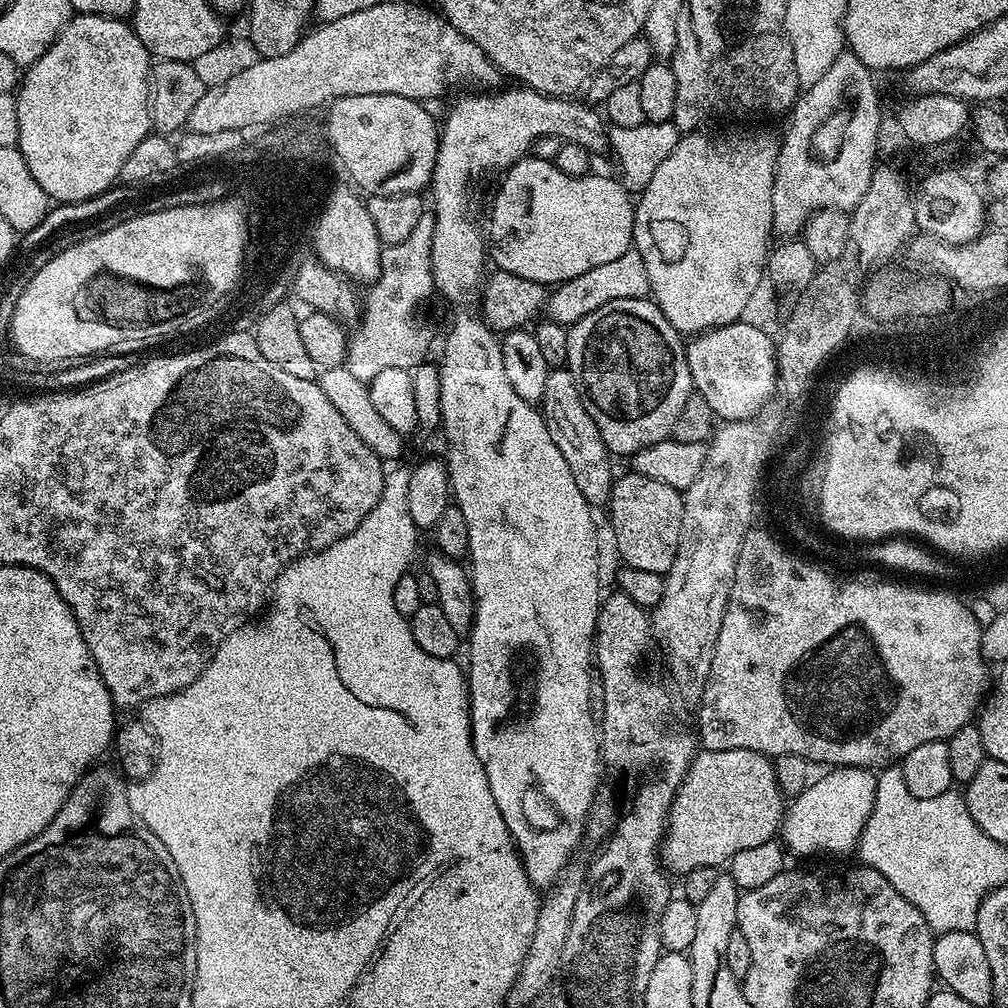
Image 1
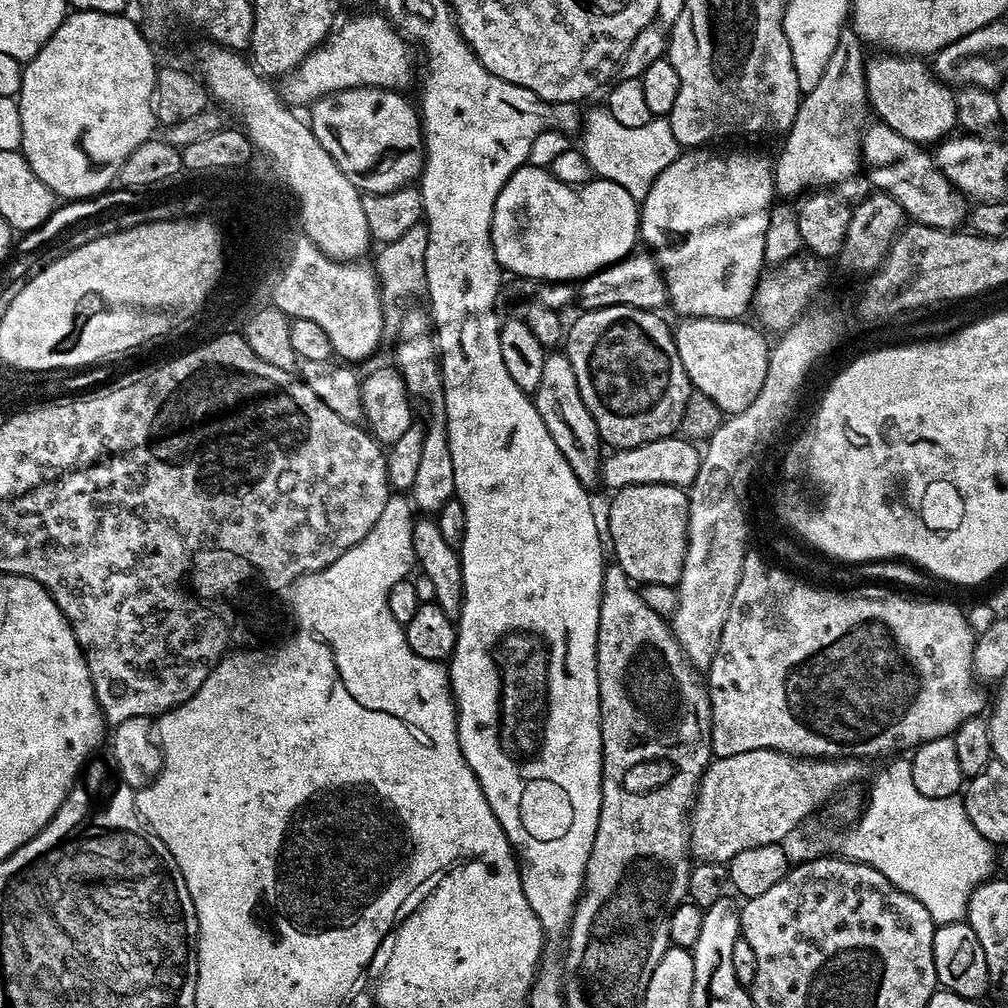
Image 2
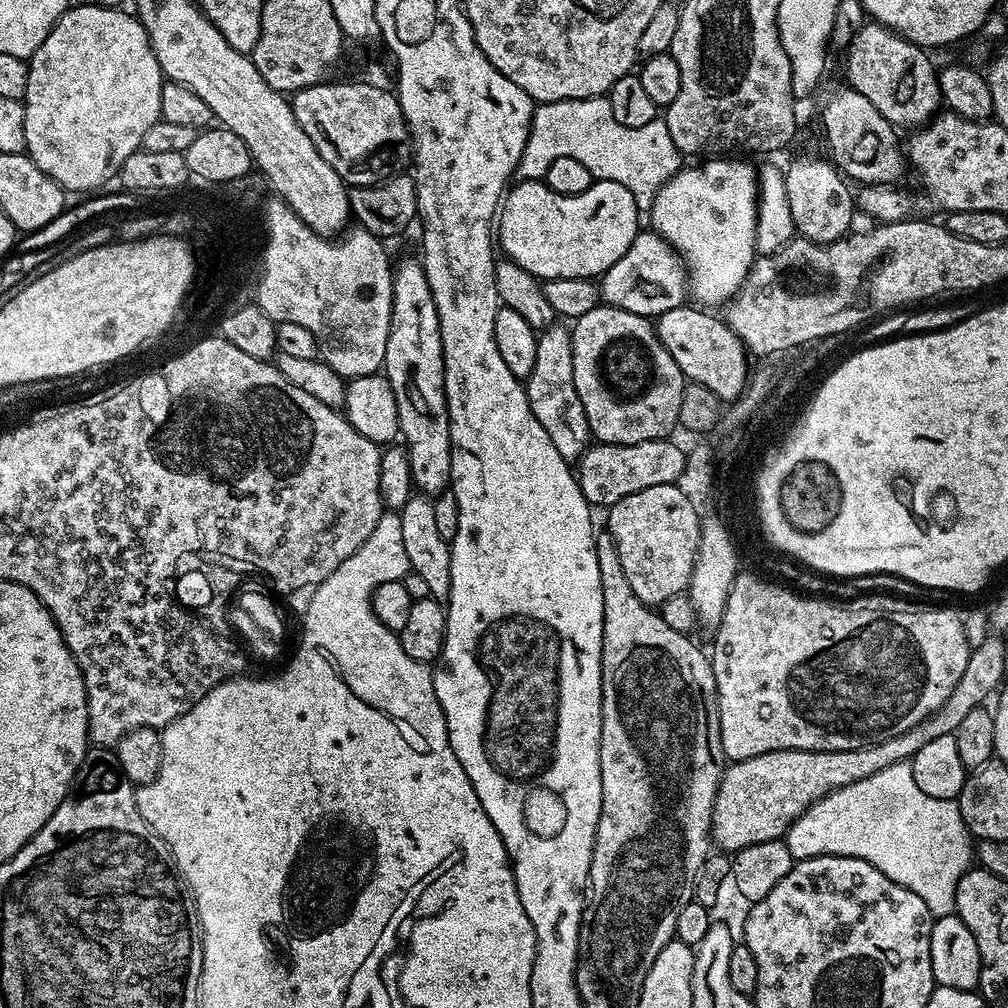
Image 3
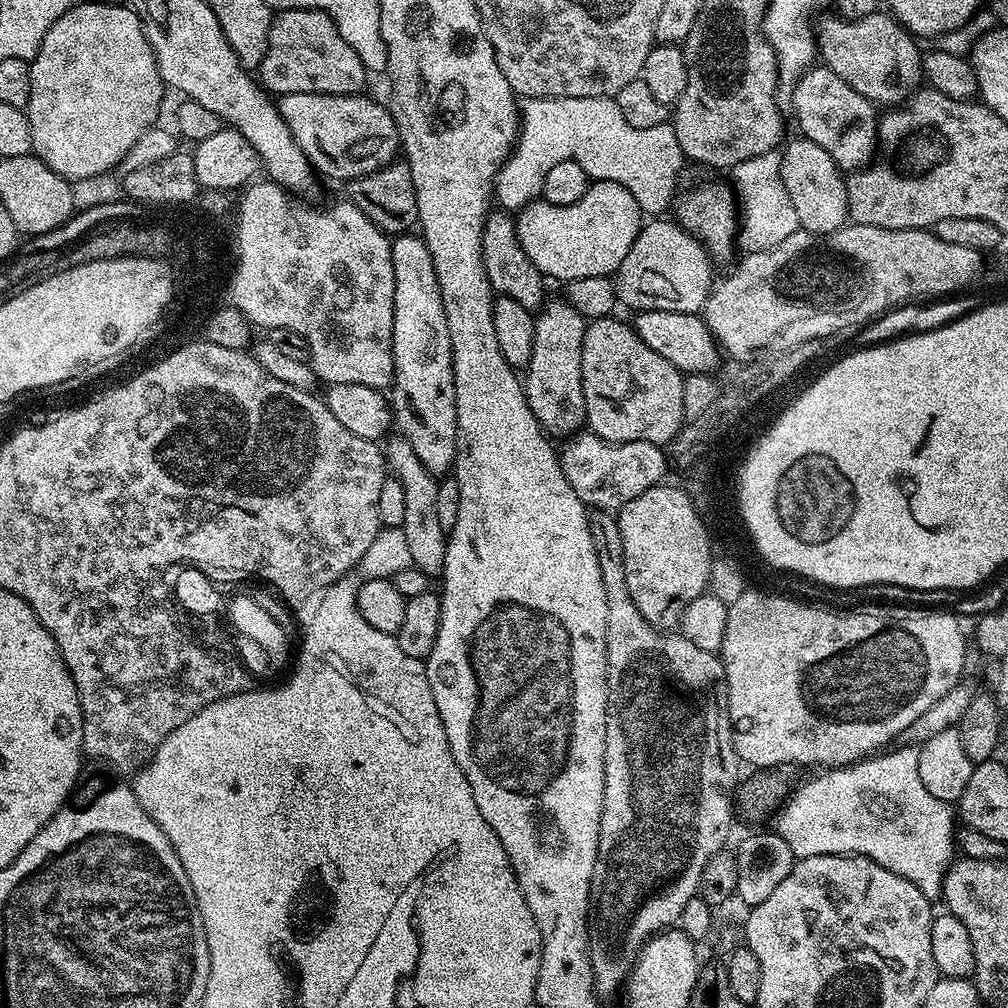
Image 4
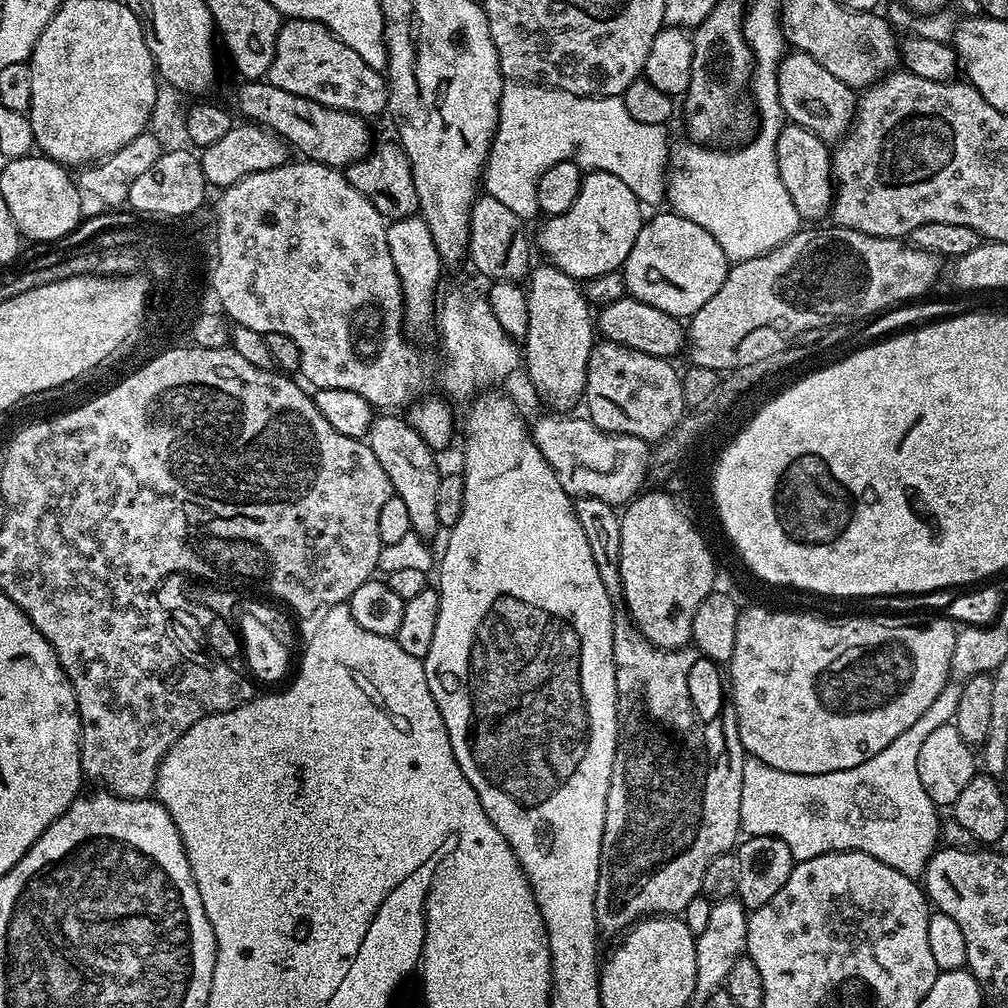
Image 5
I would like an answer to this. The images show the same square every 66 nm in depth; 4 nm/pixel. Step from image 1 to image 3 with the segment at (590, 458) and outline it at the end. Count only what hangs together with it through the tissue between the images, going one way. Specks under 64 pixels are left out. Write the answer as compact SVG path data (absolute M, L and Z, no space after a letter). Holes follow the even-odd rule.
M557 322L539 333L538 358L534 358L534 370L526 377L526 391L534 418L542 422L542 430L546 430L550 442L558 446L558 454L566 461L576 462L593 443L594 437L582 410L582 398L578 398L578 390L574 390L572 333L562 324Z

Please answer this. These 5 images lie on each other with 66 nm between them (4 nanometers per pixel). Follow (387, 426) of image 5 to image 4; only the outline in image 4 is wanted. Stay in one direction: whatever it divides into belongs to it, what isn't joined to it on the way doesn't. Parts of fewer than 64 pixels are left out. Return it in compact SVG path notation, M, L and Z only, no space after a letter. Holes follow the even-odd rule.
M393 435L383 445L382 451L387 471L395 480L402 482L402 491L406 497L406 511L400 527L406 534L406 543L410 549L412 563L415 568L422 570L430 578L439 577L443 573L446 562L448 536L442 530L442 525L438 523L437 477L433 476L430 470L426 470L426 466L422 466L422 462L418 462L418 454L414 454L414 446L410 446L410 442L405 436Z

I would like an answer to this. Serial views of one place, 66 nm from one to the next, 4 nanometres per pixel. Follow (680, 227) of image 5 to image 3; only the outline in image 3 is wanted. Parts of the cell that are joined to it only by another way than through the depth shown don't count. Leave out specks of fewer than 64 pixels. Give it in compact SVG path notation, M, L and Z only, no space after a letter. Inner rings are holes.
M641 230L636 233L630 250L622 254L622 258L618 258L618 262L614 262L614 266L610 266L610 270L599 277L598 287L601 301L607 307L655 318L666 310L674 310L685 303L685 266L671 244L666 243L655 230Z

